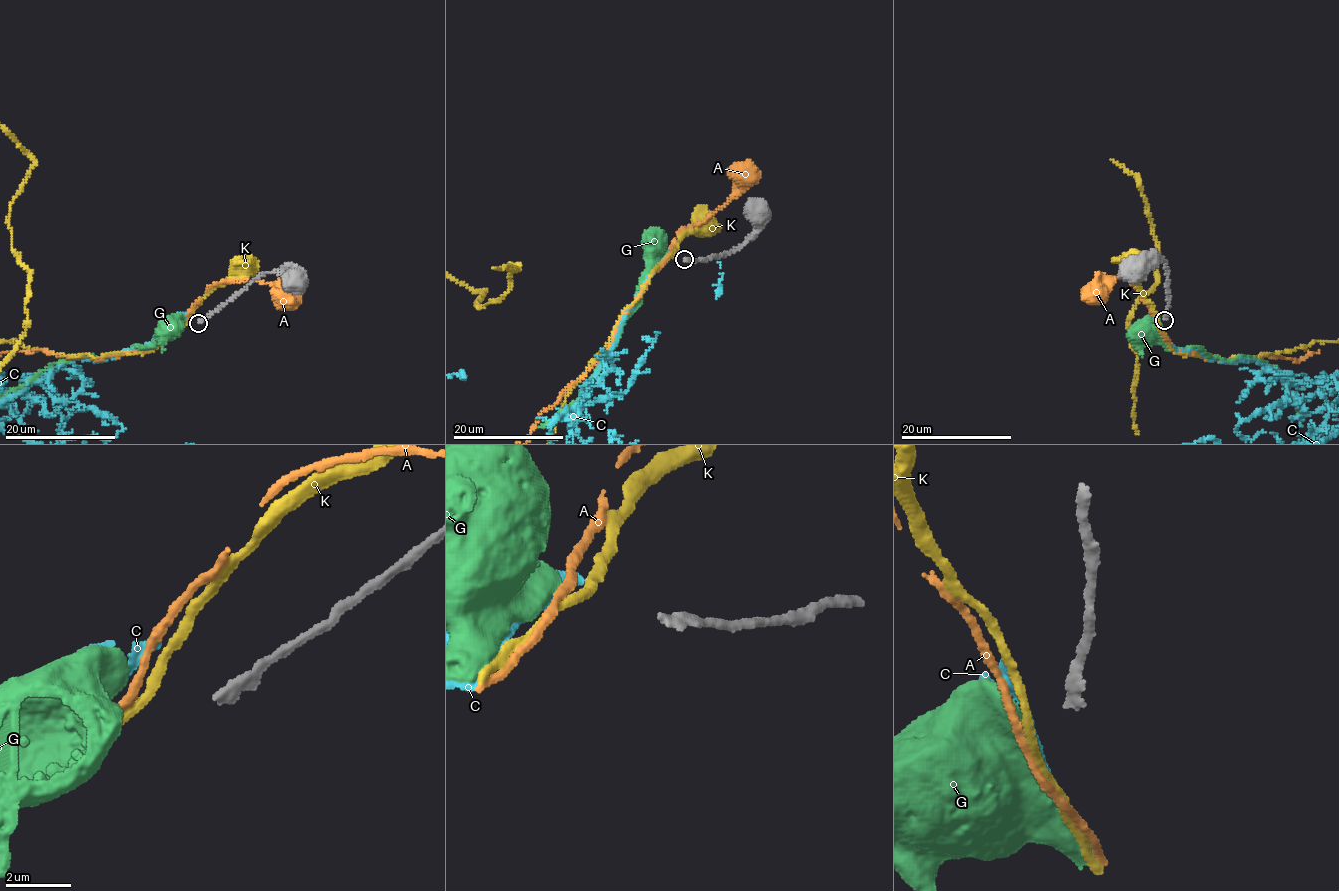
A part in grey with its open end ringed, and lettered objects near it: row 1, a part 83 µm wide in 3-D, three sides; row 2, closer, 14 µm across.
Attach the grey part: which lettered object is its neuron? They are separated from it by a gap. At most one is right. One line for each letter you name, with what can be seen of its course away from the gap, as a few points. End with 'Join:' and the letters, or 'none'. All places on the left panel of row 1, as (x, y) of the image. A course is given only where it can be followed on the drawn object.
Join: none

